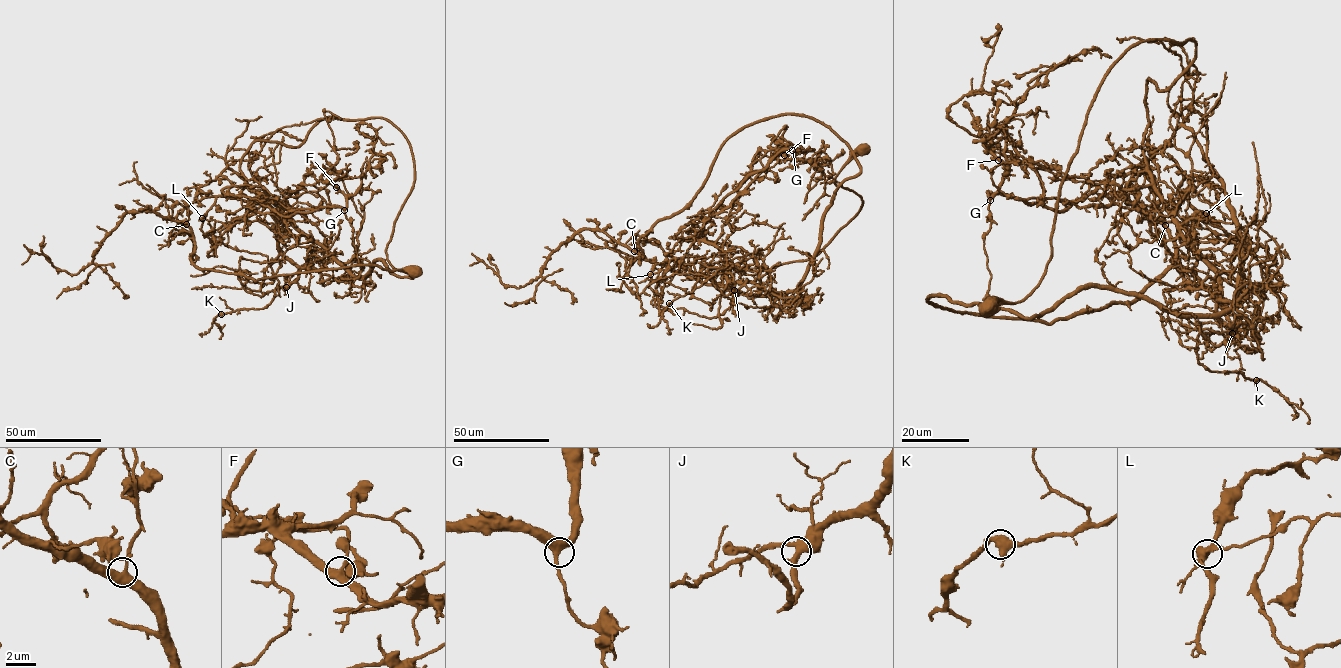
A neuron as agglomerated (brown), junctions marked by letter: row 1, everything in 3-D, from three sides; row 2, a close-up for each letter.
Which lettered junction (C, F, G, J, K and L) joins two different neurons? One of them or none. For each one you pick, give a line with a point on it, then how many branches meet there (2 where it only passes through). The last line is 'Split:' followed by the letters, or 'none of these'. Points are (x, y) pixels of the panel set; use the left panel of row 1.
L: place (202, 218); branches 3
Split: L

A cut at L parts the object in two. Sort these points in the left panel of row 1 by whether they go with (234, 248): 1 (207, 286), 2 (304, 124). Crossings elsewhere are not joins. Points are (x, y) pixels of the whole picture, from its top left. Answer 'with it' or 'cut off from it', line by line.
1: with it
2: cut off from it

